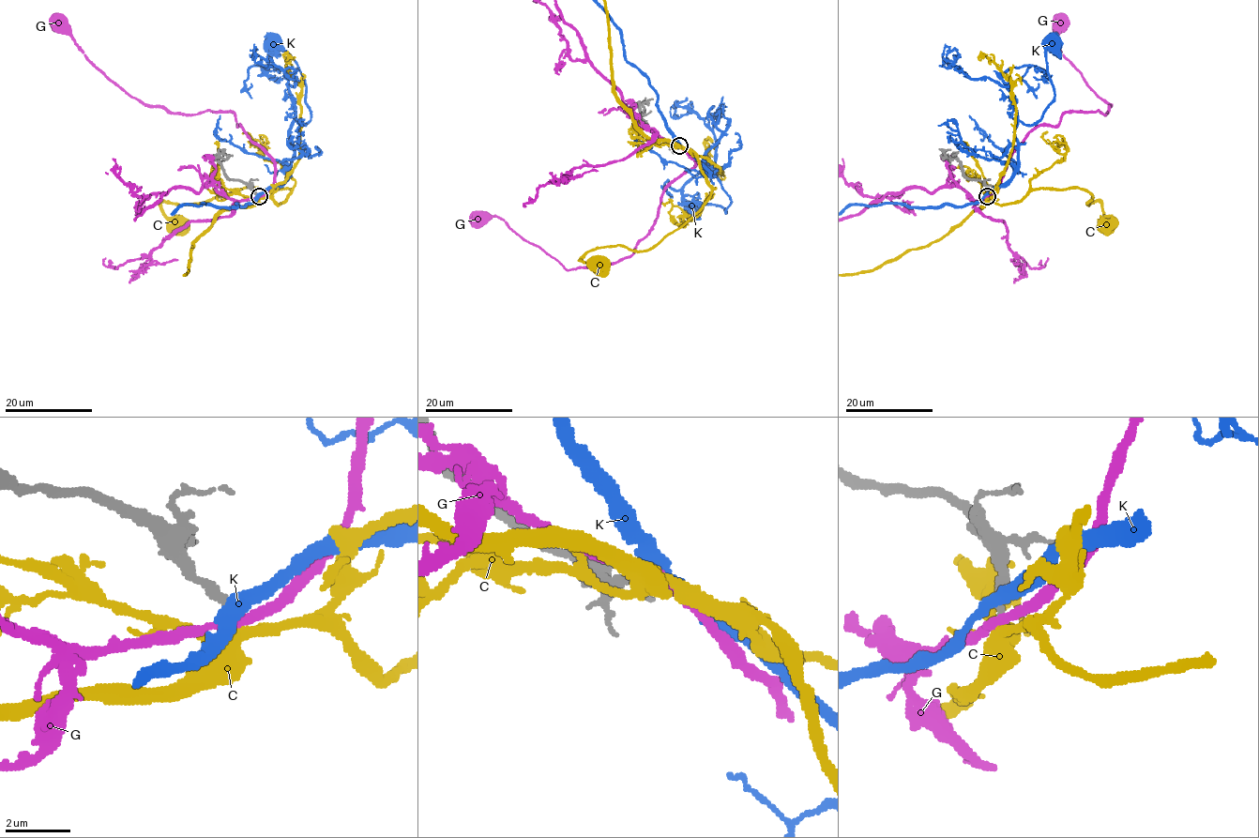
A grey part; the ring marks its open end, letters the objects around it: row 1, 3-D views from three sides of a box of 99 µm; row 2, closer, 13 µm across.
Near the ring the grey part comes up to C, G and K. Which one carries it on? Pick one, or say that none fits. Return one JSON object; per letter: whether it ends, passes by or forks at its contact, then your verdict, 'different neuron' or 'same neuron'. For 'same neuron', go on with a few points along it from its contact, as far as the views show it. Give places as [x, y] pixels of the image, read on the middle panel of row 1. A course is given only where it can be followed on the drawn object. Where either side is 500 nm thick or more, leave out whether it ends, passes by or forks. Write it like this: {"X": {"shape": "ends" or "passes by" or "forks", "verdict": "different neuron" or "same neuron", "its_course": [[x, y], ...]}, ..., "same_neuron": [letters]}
{"C": {"shape": "passes by", "verdict": "same neuron", "its_course": [[678, 145], [698, 159], [711, 189], [708, 200], [646, 250], [603, 247], [581, 260], [599, 261]]}, "G": {"shape": "passes by", "verdict": "different neuron"}, "K": {"shape": "passes by", "verdict": "different neuron"}, "same_neuron": ["C"]}

